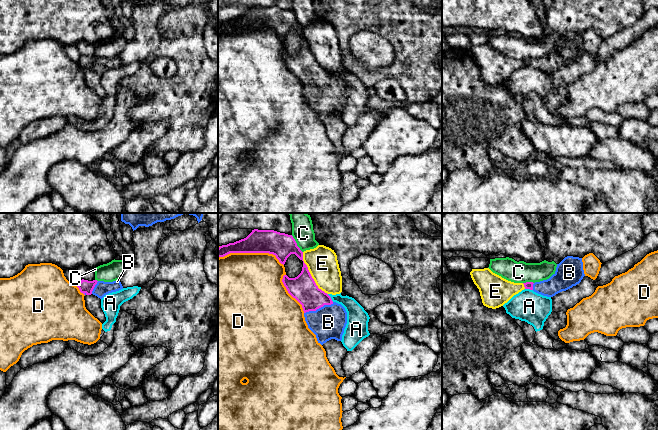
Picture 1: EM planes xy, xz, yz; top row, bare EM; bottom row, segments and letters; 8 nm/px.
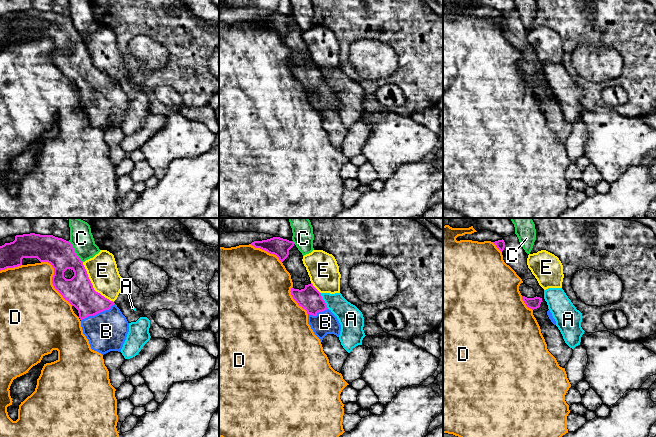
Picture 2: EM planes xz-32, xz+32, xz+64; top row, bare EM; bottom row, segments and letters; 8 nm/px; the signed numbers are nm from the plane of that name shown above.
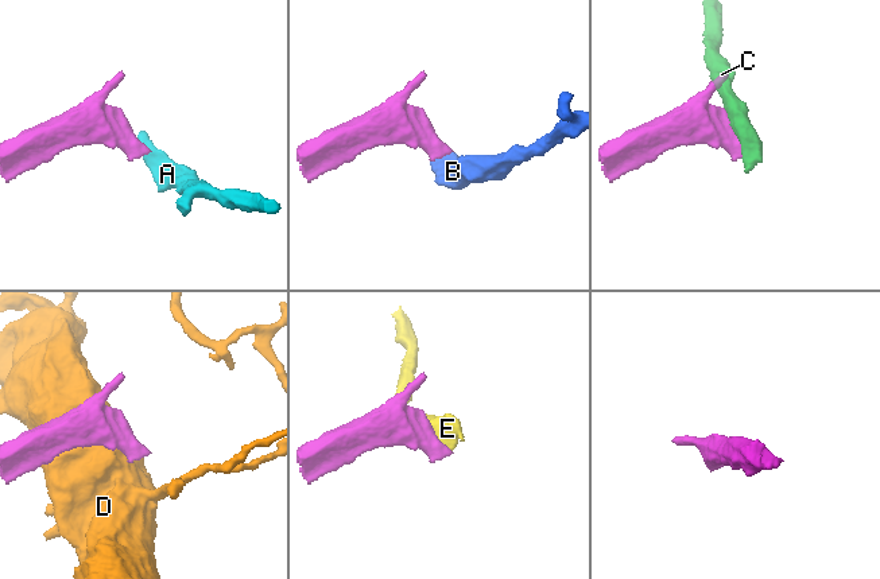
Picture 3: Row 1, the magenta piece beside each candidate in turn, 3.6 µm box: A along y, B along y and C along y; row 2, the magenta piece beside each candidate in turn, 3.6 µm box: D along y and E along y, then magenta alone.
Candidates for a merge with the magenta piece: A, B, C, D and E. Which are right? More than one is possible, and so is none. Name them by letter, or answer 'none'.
B

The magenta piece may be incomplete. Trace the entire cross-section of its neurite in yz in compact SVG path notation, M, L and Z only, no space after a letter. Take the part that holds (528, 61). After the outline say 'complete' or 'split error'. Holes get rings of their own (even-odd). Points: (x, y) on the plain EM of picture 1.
M567 32L557 40L555 49L547 56L523 59L525 65L547 73L566 67L581 58L585 52L582 34Z; split error

